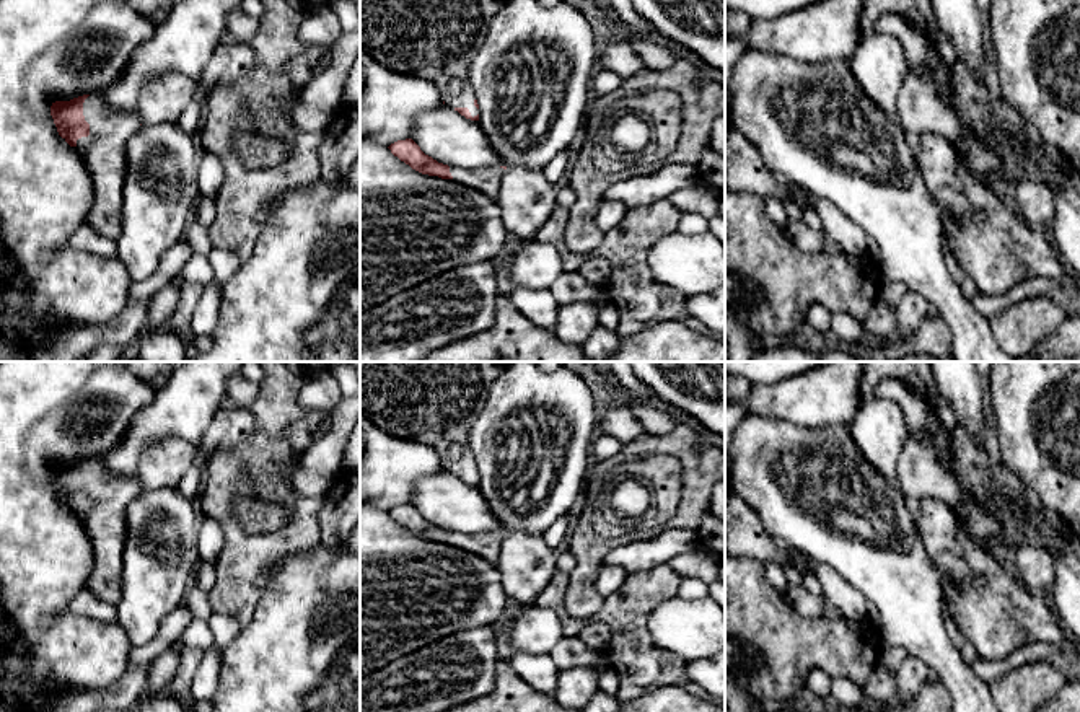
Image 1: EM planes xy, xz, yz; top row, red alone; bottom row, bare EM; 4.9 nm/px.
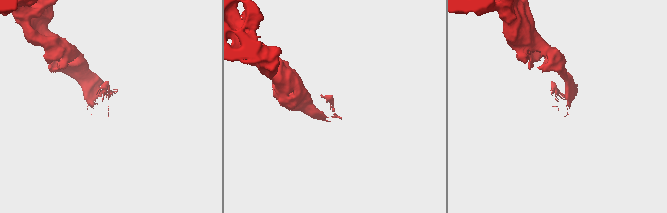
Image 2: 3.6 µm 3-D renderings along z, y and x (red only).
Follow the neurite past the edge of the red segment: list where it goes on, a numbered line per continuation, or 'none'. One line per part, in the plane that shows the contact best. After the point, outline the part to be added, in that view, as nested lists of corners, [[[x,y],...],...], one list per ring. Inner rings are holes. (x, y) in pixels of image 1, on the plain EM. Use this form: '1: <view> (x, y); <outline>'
1: xy (103, 517); [[[99,459],[83,468],[90,500],[77,505],[77,516],[88,533],[93,570],[85,588],[106,604],[122,596],[122,554],[127,539],[127,507],[140,492],[132,479],[116,479]]]

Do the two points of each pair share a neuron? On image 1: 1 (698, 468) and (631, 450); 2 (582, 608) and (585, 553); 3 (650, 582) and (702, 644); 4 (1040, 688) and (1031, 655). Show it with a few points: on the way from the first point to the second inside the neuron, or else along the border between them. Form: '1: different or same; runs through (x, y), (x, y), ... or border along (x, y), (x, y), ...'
1: same; runs through (681, 452), (676, 447), (647, 447)
2: same; runs through (582, 595), (585, 566)
3: different; border along (676, 593), (652, 611), (652, 636)
4: different; border along (1044, 660), (1022, 663), (999, 678)

